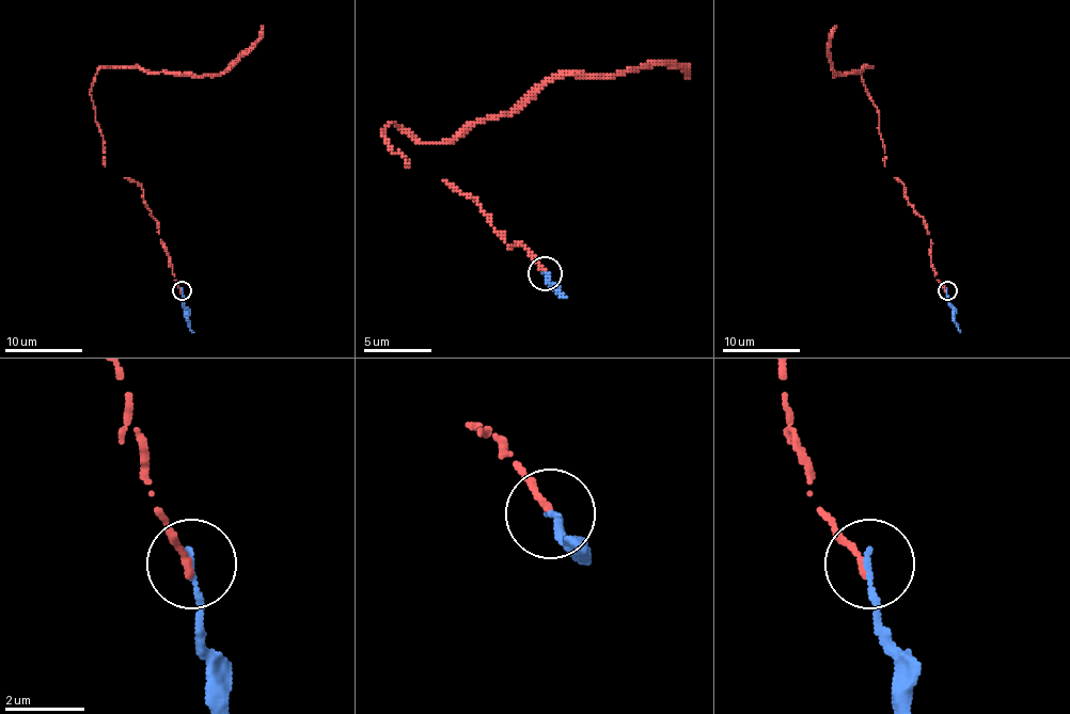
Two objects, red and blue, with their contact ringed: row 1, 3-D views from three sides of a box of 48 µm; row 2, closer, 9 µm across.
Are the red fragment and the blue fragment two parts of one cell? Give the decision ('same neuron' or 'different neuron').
different neuron

